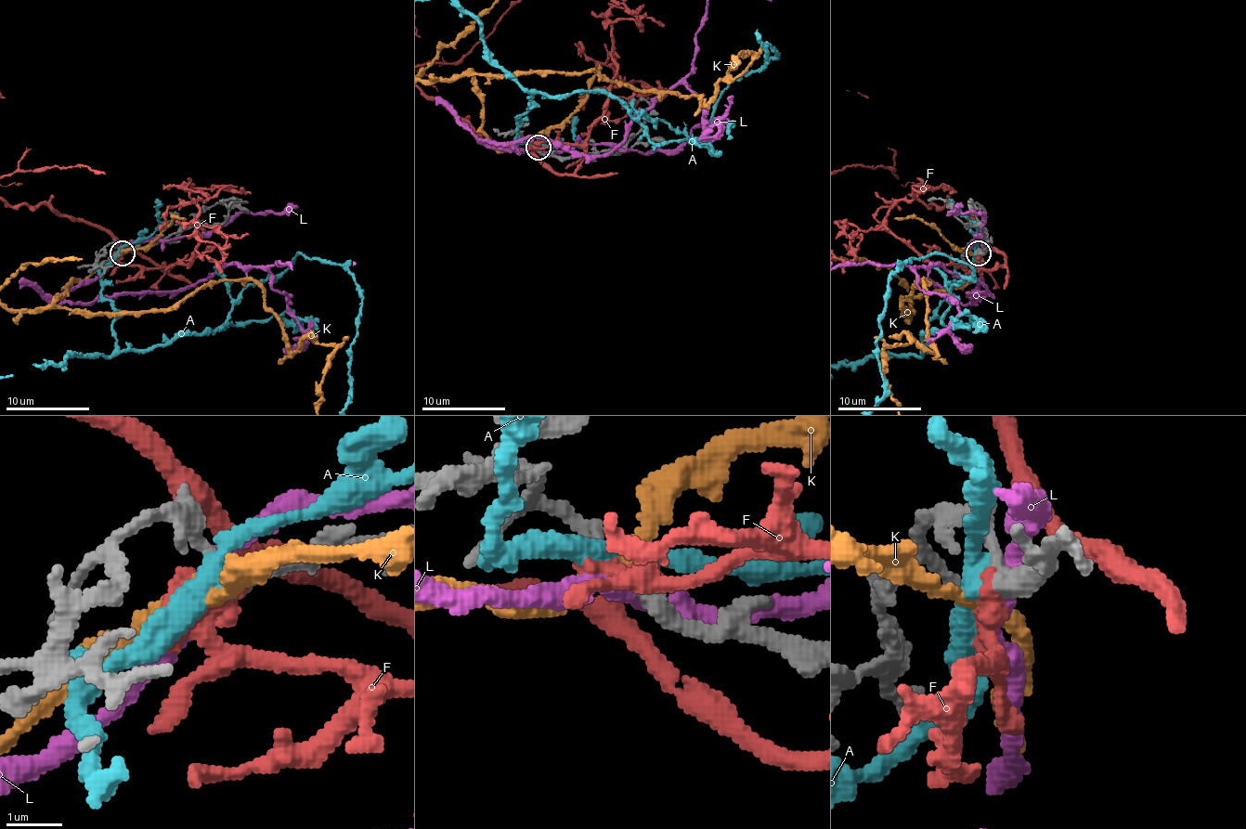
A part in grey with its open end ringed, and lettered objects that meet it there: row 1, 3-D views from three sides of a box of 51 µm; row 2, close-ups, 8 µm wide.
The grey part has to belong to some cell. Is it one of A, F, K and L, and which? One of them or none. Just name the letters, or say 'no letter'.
F

